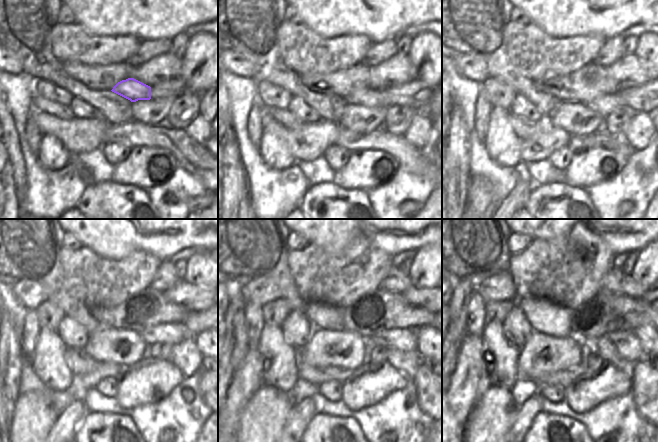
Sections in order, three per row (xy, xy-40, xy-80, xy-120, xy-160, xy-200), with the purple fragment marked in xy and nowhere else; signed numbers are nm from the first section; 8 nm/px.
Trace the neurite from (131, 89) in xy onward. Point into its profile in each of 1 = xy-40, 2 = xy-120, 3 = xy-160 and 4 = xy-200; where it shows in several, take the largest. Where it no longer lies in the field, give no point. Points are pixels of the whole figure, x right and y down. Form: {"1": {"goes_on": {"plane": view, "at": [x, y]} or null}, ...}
{"1": {"goes_on": {"plane": "xy-40", "at": [367, 97]}}, "2": {"goes_on": {"plane": "xy-120", "at": [172, 334]}}, "3": {"goes_on": {"plane": "xy-160", "at": [403, 339]}}, "4": {"goes_on": {"plane": "xy-200", "at": [626, 342]}}}

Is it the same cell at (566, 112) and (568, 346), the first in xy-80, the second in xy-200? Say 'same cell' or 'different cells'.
same cell

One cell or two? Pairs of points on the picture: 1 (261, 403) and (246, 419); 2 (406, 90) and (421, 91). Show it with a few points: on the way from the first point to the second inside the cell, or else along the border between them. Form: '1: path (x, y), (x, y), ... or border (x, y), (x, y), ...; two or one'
1: path (258, 407), (250, 415); one
2: path (410, 90), (417, 91); one

